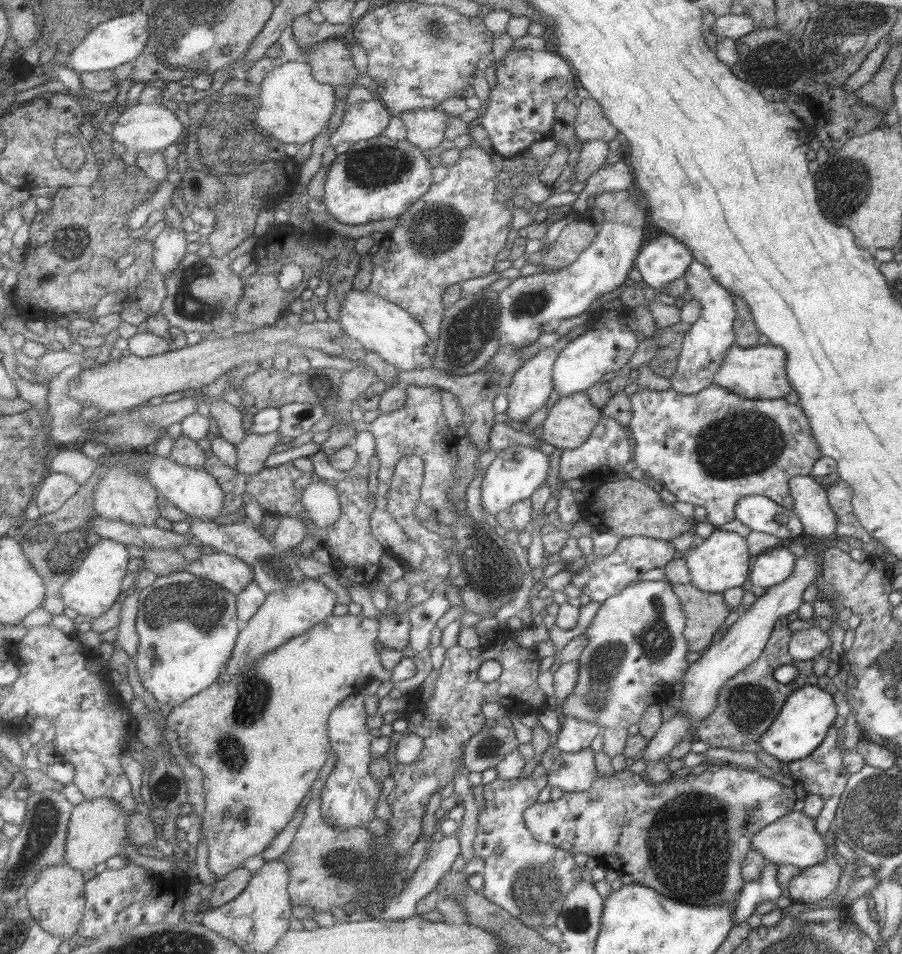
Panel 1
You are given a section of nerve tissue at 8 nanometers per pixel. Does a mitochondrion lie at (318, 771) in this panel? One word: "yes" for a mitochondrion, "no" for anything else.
no

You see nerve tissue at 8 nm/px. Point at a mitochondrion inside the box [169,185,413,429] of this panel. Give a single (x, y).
(189, 305)

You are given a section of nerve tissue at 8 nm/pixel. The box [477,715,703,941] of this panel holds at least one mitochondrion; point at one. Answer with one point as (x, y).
(534, 886)

